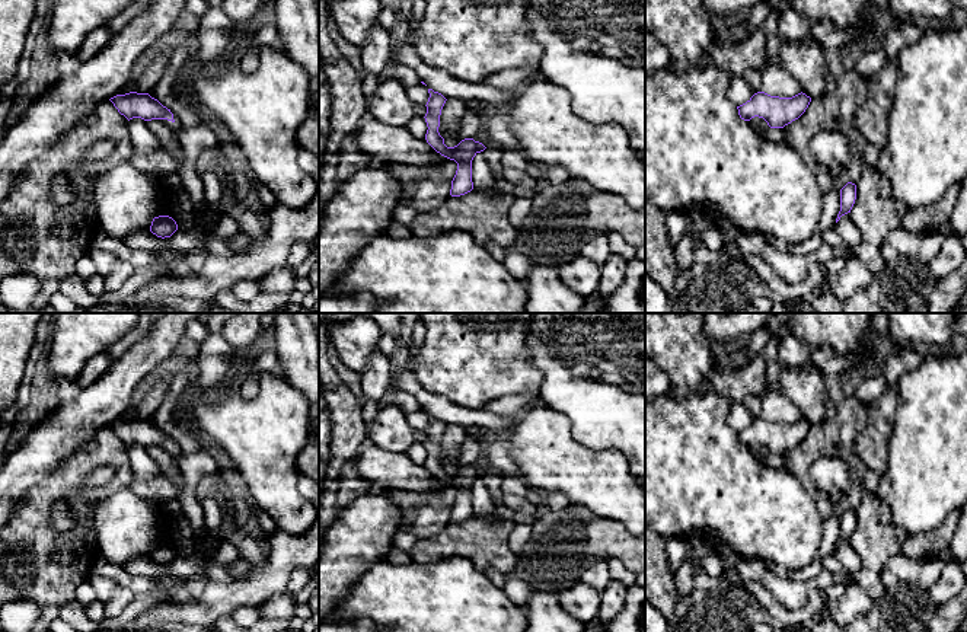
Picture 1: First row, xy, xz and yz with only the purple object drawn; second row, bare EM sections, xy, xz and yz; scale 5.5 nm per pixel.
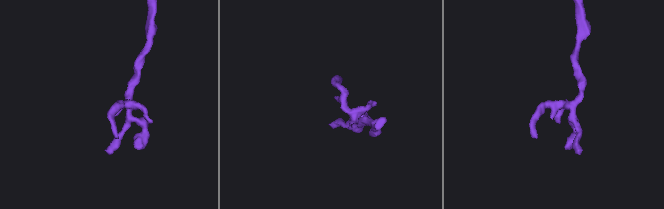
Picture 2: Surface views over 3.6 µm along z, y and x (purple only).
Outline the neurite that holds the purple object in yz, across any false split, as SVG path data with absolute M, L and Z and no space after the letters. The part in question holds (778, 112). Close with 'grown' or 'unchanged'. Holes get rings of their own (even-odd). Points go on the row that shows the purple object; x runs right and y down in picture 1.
M757 92L746 103L737 106L737 109L740 118L744 121L759 116L763 118L770 128L784 128L798 119L810 102L811 98L802 92L792 98L779 98Z; unchanged

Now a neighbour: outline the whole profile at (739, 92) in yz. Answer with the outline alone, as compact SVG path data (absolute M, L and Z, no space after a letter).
M735 76L731 79L731 83L727 89L727 98L735 105L740 106L750 100L754 92L749 87L743 76Z

